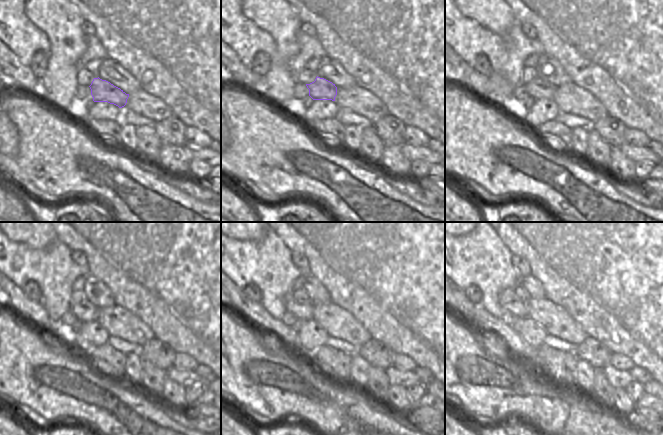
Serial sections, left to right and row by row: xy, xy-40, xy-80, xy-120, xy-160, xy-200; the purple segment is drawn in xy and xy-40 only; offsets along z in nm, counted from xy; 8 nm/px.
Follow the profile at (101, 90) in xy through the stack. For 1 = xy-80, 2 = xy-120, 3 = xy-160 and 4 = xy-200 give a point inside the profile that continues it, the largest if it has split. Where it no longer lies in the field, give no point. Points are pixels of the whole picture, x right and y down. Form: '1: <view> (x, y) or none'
1: xy-80 (538, 88)
2: xy-120 (85, 311)
3: xy-160 (301, 311)
4: xy-200 (507, 298)

